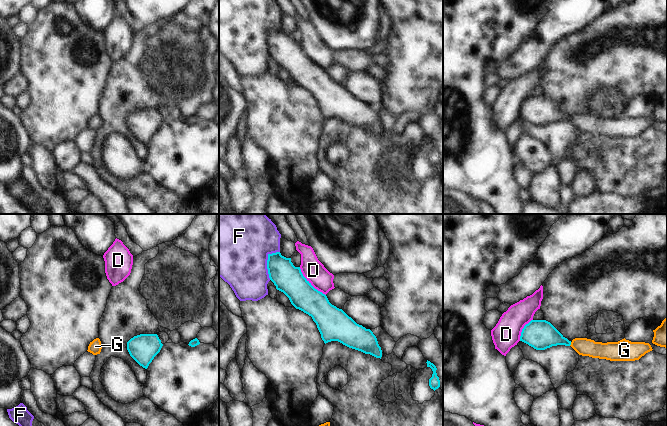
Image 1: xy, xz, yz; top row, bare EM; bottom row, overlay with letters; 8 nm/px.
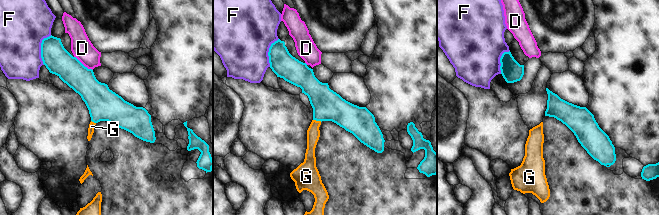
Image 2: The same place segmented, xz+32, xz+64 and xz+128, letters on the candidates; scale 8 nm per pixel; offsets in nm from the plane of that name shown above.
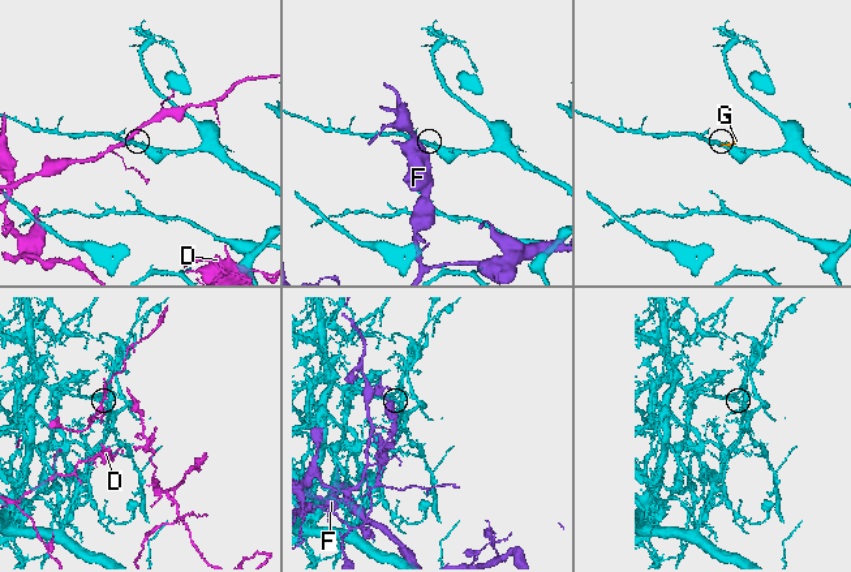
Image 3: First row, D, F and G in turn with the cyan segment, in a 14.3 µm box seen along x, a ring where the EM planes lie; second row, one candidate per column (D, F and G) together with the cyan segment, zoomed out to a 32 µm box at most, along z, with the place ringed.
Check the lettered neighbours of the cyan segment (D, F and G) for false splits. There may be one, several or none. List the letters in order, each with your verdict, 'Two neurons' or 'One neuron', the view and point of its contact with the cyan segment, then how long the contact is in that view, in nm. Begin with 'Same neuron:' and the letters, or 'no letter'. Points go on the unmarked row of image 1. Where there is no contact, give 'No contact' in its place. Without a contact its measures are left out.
Same neuron: G
D: Two neurons. Touches cyan at xz (310, 59). Shared border 320 nm
F: Two neurons. Touches cyan at xz (267, 38). Shared border 240 nm
G: One neuron. Touches cyan at yz (570, 120). Shared border 40 nm

